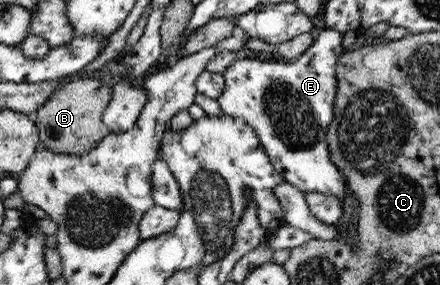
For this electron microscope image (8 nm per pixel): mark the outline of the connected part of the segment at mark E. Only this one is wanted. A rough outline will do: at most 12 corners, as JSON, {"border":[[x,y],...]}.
{"border":[[341,32],[247,57],[216,100],[284,181],[344,201],[327,137]]}

